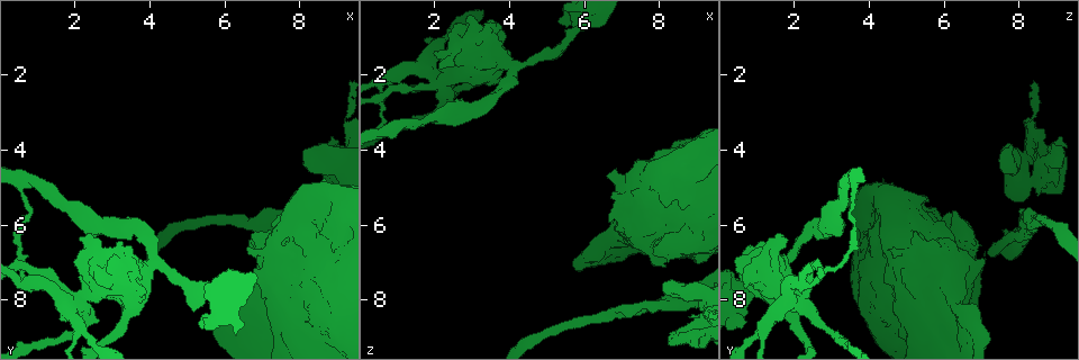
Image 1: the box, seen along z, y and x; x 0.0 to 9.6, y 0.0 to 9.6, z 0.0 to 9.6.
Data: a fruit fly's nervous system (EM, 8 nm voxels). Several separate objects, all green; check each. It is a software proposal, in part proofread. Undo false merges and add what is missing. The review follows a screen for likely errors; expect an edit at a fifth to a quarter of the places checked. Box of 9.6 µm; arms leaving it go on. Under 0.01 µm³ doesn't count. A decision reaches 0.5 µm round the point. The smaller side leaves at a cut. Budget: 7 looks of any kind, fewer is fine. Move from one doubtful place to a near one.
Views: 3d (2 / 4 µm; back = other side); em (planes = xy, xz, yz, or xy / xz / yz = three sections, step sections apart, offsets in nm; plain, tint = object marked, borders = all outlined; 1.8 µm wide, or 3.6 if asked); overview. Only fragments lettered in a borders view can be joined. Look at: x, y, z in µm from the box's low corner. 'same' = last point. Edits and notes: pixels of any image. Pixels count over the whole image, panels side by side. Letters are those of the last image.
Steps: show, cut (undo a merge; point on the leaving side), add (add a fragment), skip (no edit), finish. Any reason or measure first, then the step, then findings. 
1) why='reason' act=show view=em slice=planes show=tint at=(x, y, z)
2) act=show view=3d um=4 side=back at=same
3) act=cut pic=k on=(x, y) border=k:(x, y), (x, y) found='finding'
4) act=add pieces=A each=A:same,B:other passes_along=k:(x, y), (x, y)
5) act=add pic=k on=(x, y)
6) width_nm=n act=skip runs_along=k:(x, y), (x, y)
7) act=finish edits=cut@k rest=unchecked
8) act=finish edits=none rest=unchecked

why='stops while still wide' act=show view=3d um=4 side=back at=(5.45, 8.65, 0.70)

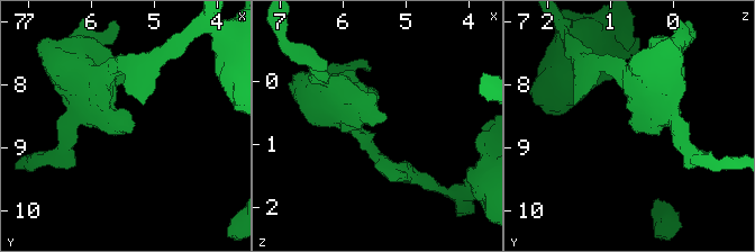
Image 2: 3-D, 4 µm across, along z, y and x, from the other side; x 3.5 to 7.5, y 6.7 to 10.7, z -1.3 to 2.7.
act=show view=em um=3.6 slice=xz step=16 show=tint at=(5.45, 8.65, 0.60)

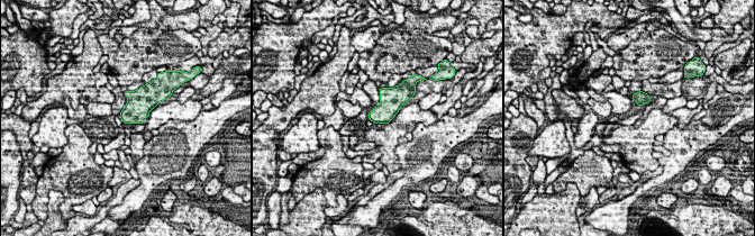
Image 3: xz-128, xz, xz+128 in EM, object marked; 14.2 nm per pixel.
why='another direction' act=show view=em um=3.6 slice=planes show=borders at=same

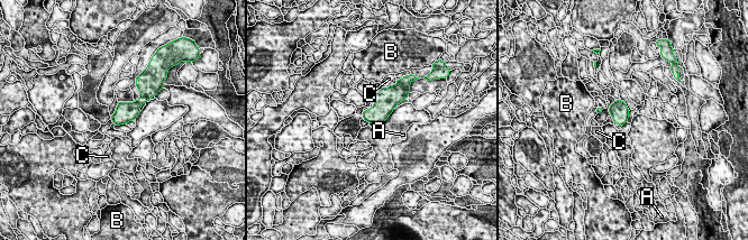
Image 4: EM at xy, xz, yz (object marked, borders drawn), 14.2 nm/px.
act=skip each=A:other,B:other,C:other found='none of them fits'

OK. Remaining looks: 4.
why='three-way junction' act=show view=em slice=yz step=16 show=borders at=(8.00, 5.95, 8.15)

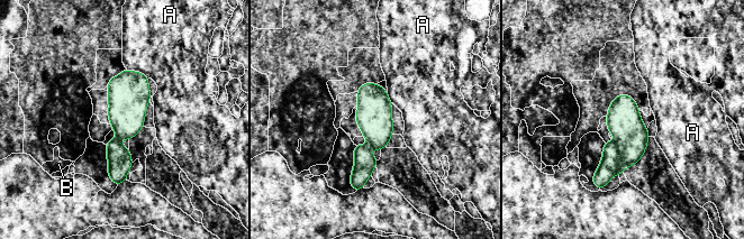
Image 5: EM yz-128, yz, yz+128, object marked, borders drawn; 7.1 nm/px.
act=show view=em slice=planes show=borders at=same

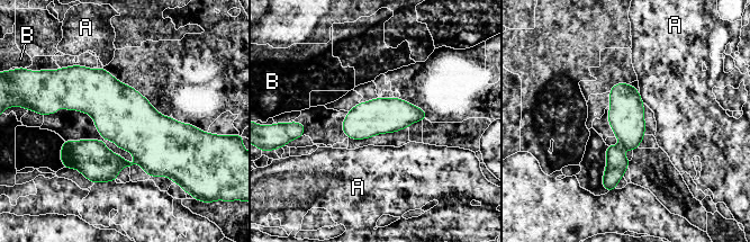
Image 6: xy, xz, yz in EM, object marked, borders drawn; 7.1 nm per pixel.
width_nm=260 act=cut pic=6 on=(616, 162) each=A:other,B:other border=6:(620, 144), (624, 150) found='two cells meet here'

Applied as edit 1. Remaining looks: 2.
act=show view=overview

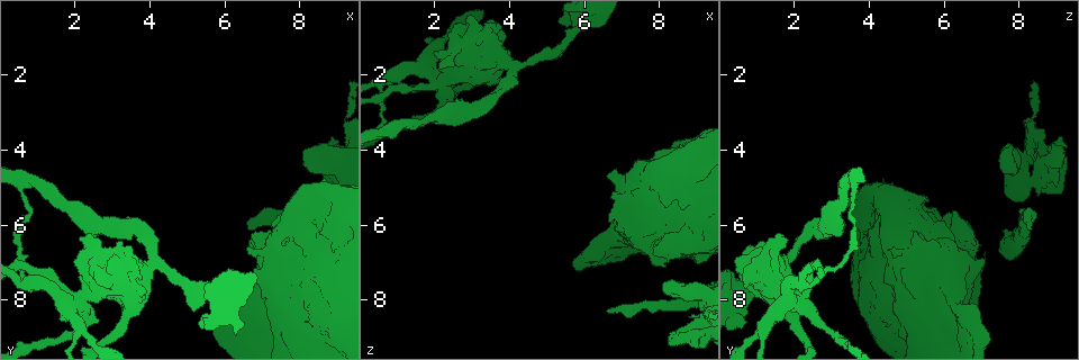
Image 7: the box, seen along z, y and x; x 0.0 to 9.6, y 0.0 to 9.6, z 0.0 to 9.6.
why='looks like a crossing' act=show view=em slice=planes show=borders at=(2.10, 8.05, 2.15)

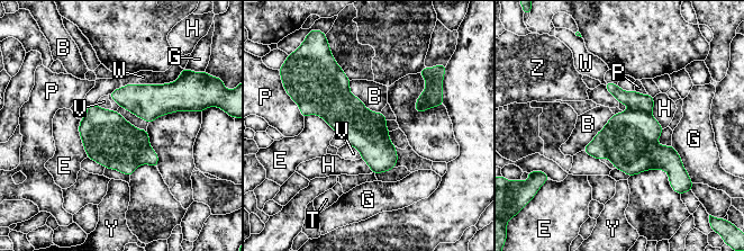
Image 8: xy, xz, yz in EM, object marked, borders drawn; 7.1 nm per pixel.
act=cut pic=8 on=(628, 140) each=B:other,E:other,G:other,H:other,P:other,T:other,V:other,W:other,Y:other,Z:other border=8:(632, 108), (650, 114) found='a second cell is stuck on'

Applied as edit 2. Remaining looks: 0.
act=finish edits=cut@6,cut@8 rest=unchecked

